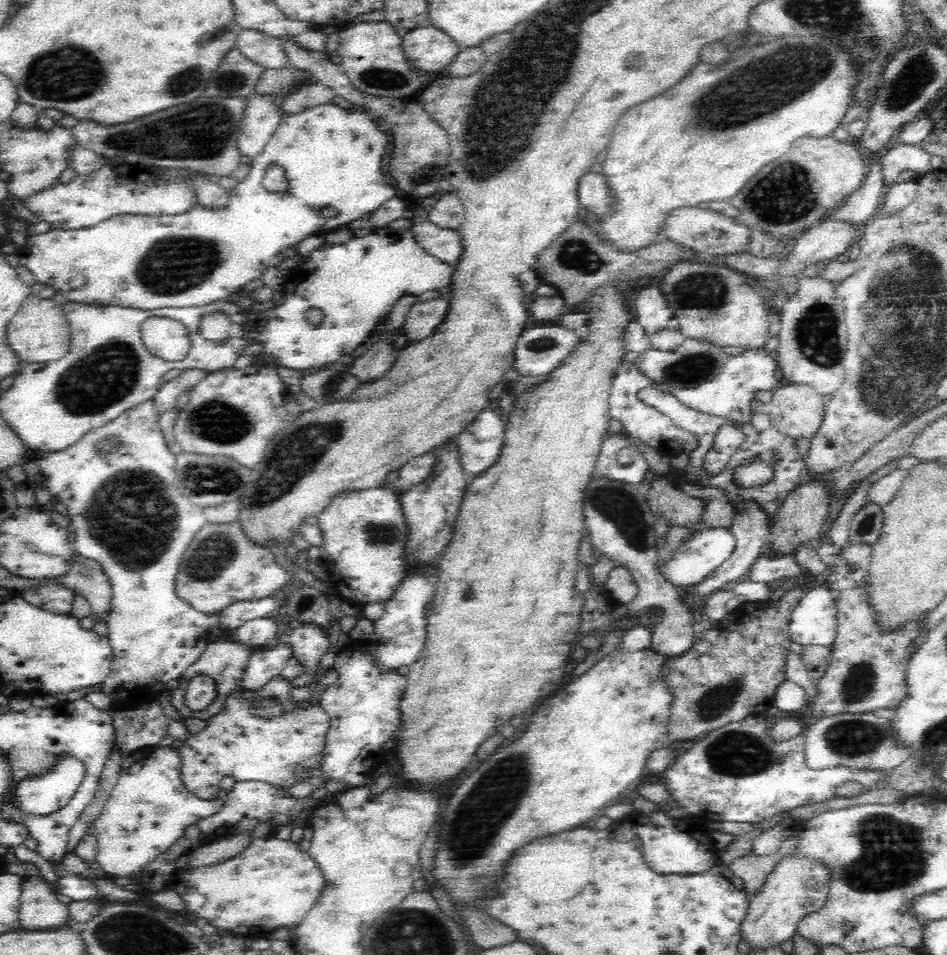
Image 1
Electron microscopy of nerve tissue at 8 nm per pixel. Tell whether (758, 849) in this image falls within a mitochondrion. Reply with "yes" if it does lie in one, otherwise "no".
no

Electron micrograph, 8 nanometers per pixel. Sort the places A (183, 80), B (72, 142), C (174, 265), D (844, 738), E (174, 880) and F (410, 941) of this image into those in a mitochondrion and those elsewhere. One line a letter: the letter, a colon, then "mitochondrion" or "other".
A: mitochondrion
B: other
C: mitochondrion
D: mitochondrion
E: other
F: mitochondrion

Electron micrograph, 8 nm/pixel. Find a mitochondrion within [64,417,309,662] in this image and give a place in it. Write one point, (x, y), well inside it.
(136, 539)

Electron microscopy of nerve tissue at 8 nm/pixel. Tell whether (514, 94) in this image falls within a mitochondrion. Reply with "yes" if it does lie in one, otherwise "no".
yes

